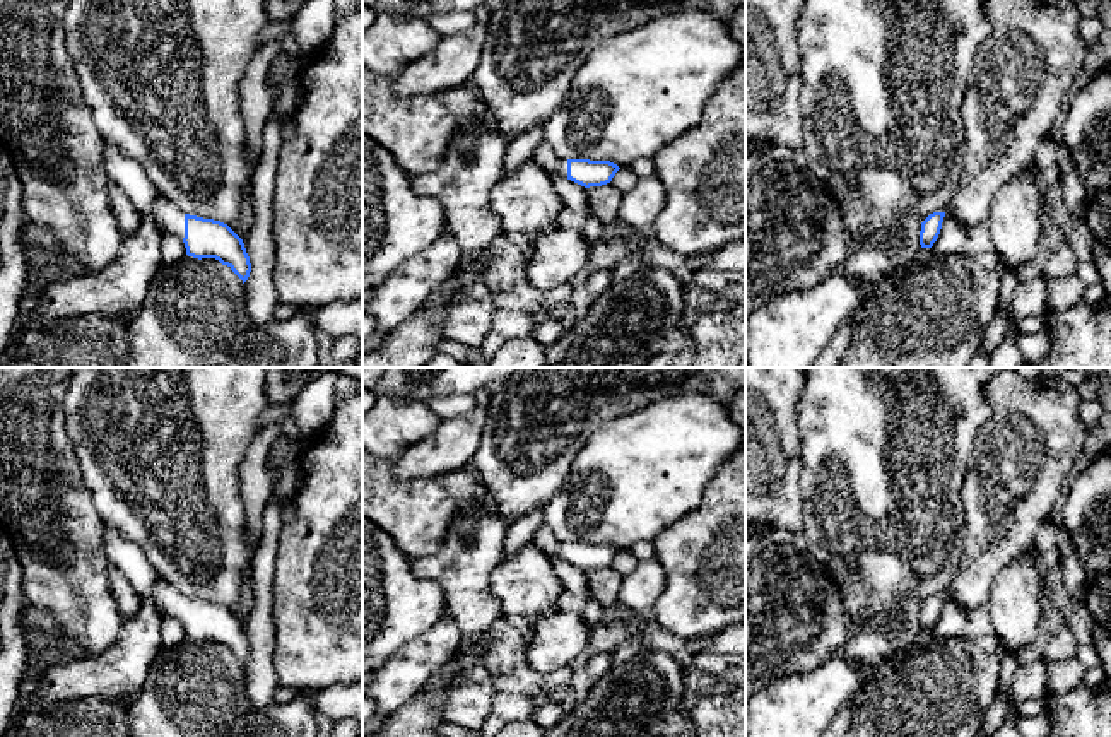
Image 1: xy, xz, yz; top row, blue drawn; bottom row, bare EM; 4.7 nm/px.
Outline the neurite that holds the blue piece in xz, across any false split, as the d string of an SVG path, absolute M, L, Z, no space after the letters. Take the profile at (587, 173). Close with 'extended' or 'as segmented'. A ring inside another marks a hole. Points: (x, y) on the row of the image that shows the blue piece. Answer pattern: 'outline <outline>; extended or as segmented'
outline M559 159L556 171L567 180L590 188L612 181L620 168L610 161Z; extended

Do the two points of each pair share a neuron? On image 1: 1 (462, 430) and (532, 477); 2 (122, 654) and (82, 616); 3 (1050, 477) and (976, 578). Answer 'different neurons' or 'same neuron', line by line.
1: different neurons
2: different neurons
3: same neuron

